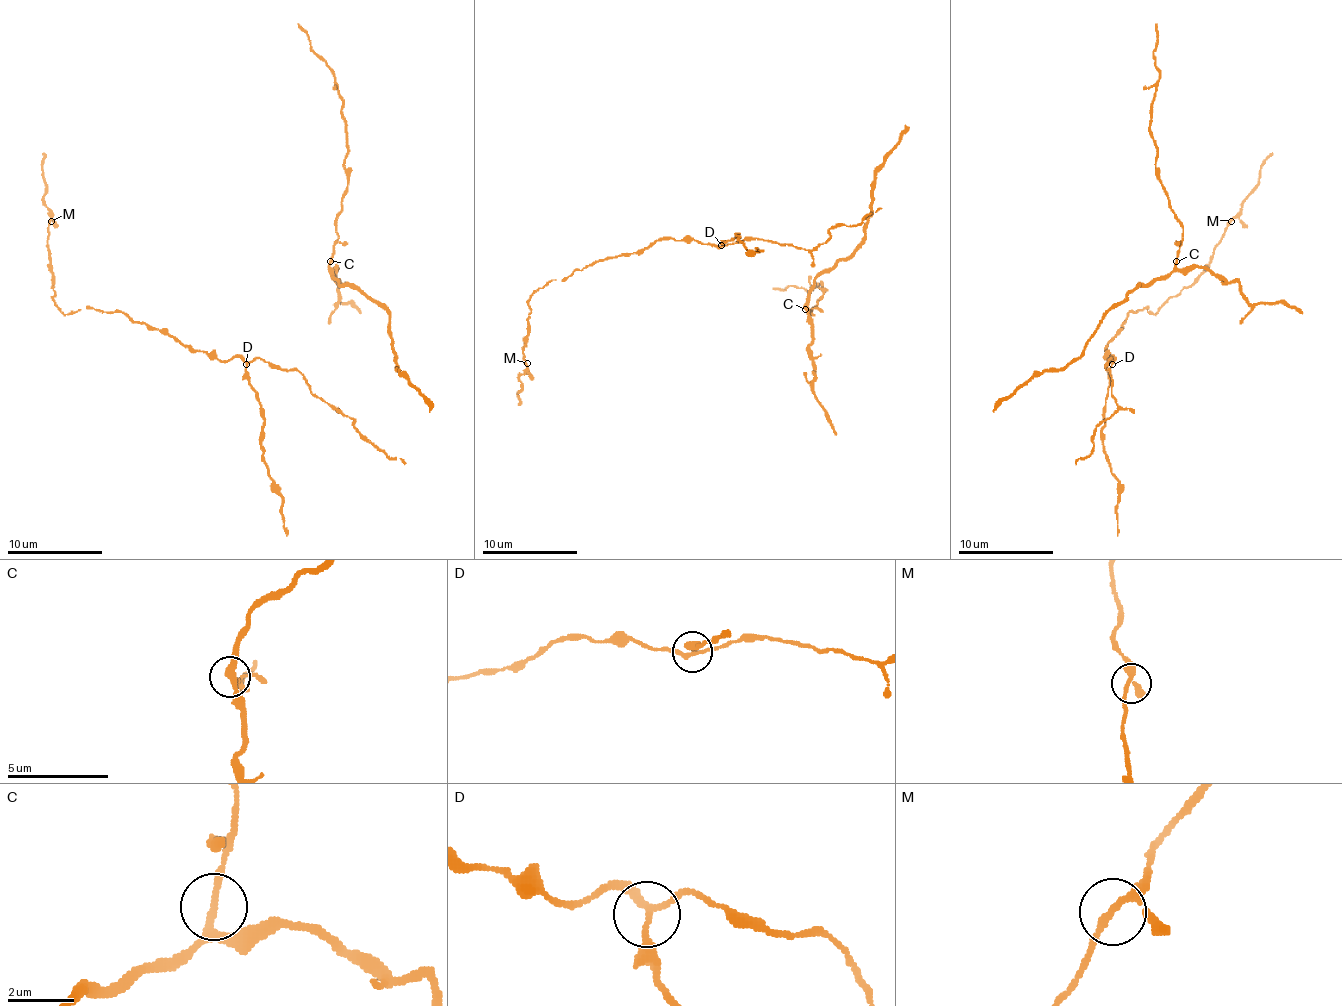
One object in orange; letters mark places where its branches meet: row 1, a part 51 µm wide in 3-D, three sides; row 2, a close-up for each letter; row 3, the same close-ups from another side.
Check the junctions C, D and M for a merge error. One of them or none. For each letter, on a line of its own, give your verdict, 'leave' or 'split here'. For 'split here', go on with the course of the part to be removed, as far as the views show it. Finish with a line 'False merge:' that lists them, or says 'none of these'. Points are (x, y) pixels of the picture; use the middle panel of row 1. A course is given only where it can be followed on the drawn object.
C: leave
D: split here | (722, 244), (739, 237), (736, 235), (748, 249), (763, 249)
M: leave
False merge: D

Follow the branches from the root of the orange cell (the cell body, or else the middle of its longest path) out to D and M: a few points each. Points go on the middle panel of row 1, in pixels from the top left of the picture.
D: (808, 249), (765, 240), (739, 240), (722, 244)
M: (808, 249), (765, 240), (720, 247), (655, 240), (634, 254), (577, 268), (532, 294), (522, 352), (527, 363)

